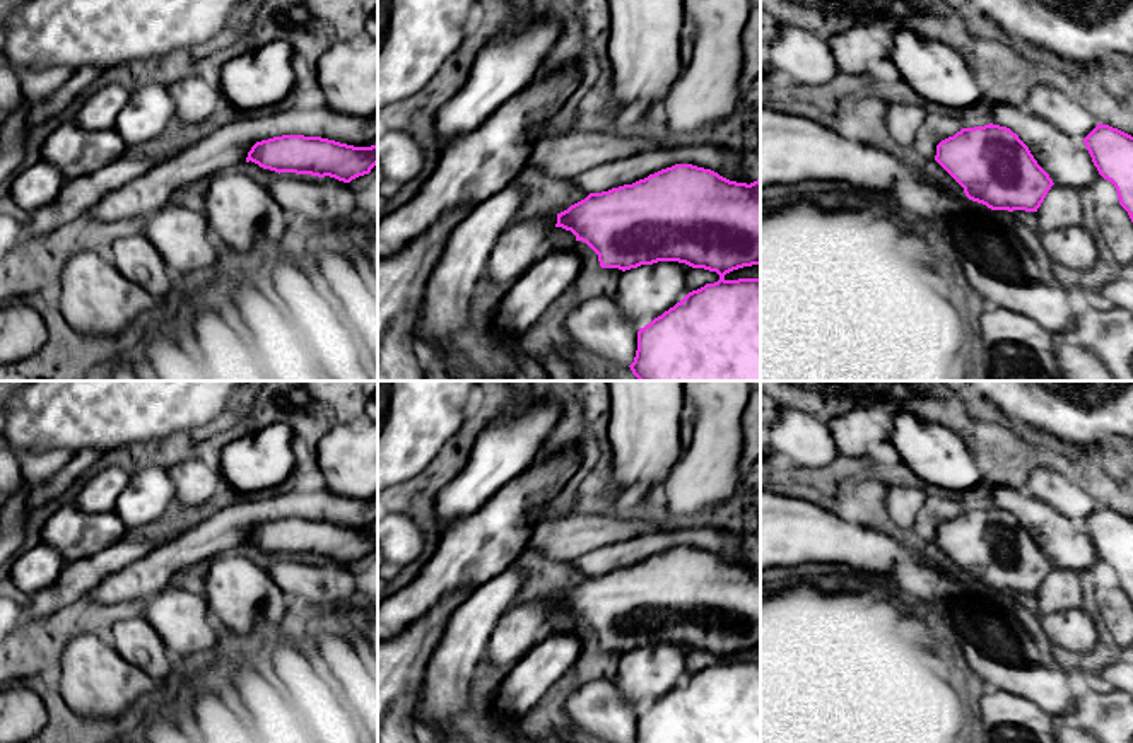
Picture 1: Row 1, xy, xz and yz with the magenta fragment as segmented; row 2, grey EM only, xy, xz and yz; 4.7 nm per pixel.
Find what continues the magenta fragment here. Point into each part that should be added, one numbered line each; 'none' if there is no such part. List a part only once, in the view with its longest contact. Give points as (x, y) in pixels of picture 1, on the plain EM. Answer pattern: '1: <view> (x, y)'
none

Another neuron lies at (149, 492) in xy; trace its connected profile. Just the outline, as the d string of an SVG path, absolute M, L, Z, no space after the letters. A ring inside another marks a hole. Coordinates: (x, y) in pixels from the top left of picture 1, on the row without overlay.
M152 466L132 475L114 504L114 512L130 531L137 531L156 521L173 504L174 483L169 470Z

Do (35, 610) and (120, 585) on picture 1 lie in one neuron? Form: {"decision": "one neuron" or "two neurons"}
{"decision": "one neuron"}

